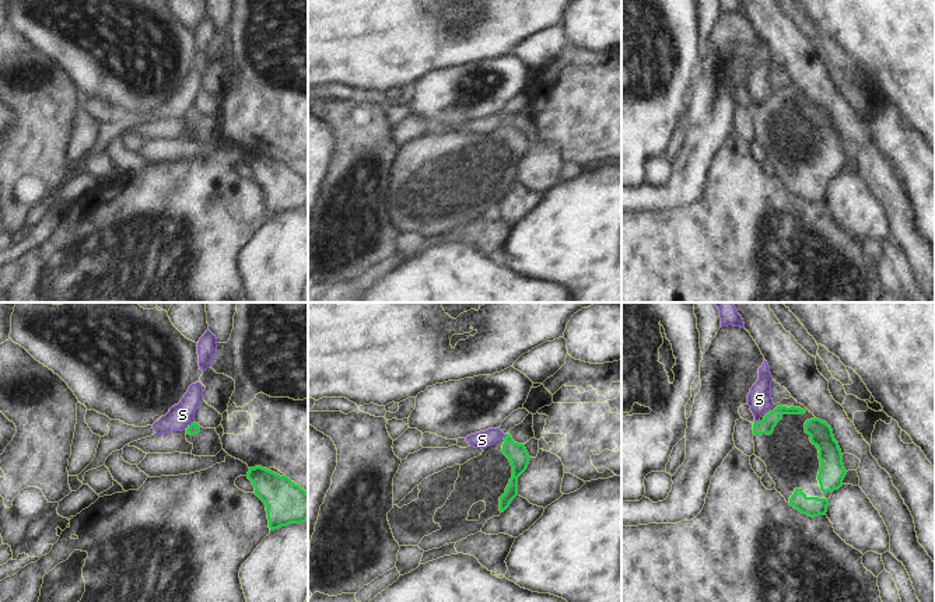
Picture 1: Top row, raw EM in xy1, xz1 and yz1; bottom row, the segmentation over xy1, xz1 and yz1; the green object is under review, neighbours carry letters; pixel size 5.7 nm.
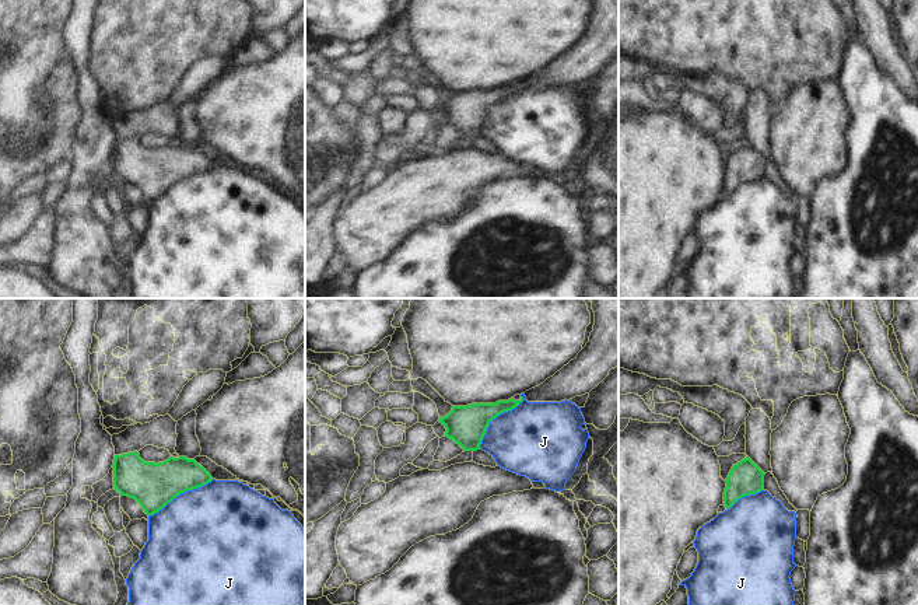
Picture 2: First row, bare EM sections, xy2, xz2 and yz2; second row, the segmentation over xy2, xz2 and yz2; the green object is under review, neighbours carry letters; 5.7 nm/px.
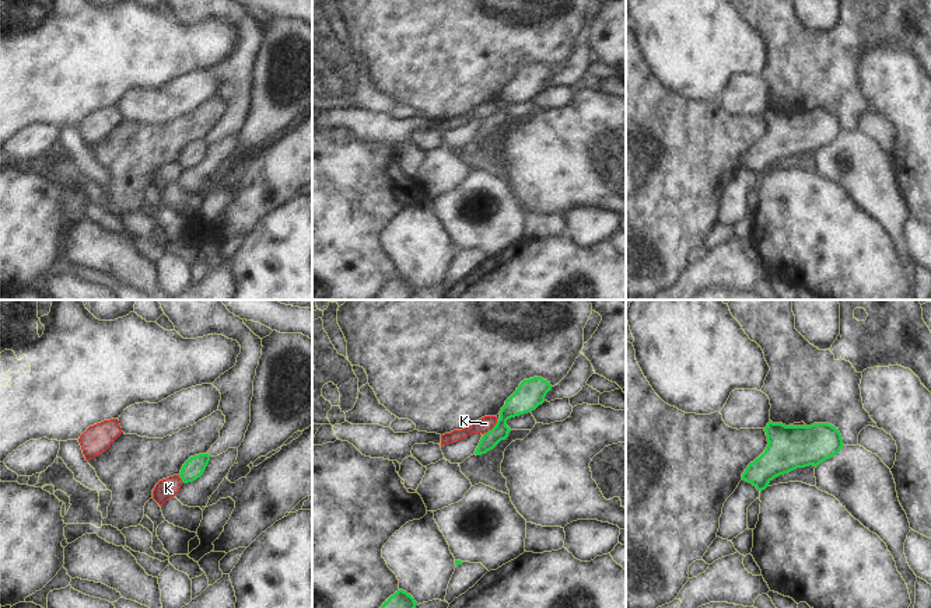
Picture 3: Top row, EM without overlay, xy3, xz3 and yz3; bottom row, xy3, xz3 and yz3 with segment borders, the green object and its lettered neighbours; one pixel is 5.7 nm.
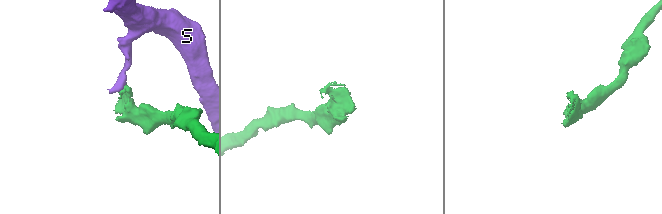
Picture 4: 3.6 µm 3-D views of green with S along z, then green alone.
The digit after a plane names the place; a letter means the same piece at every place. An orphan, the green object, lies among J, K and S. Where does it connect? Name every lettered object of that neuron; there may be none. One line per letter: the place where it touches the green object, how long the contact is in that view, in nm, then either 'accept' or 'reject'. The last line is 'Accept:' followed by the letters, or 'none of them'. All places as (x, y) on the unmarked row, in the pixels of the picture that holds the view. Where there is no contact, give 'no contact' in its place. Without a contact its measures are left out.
J: xy2 (181, 178) | 440 nm | reject
K: xz3 (492, 115) | 120 nm | reject
S: xy1 (192, 109) | 50 nm | reject
Accept: none of them

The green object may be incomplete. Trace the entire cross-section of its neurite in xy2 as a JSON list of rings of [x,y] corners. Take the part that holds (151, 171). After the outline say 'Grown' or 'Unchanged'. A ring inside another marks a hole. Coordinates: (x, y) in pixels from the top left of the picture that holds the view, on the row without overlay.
[[[133,137],[115,141],[112,154],[115,176],[134,185],[147,202],[158,199],[181,179],[213,167],[202,151],[186,143],[169,143],[155,150],[144,148]]]. Unchanged

